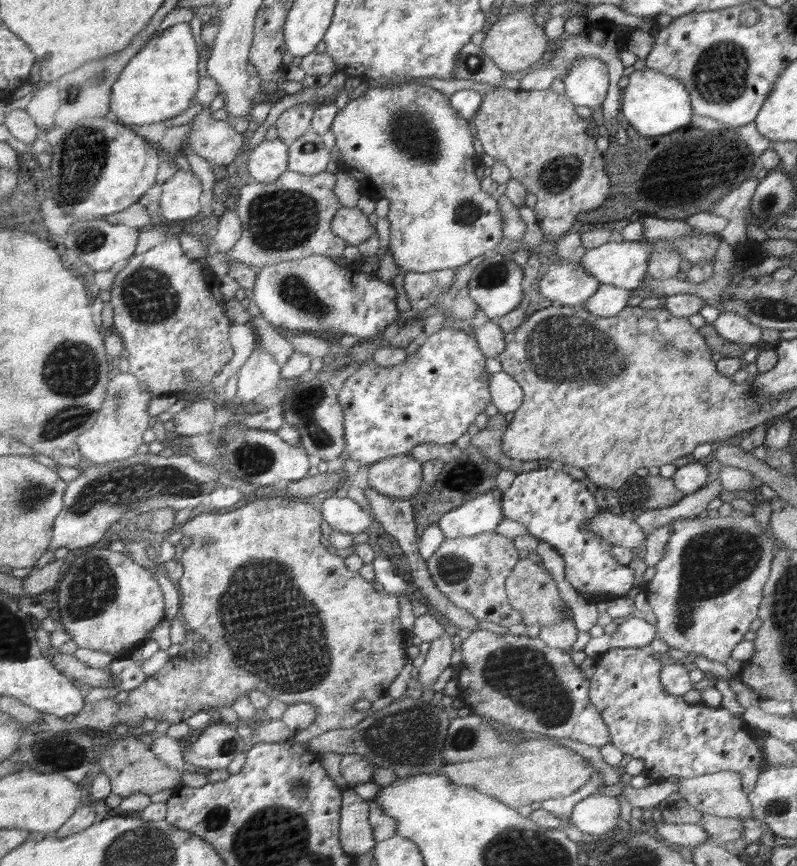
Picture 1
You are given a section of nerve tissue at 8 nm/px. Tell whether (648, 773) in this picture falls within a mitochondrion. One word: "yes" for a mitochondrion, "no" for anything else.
no

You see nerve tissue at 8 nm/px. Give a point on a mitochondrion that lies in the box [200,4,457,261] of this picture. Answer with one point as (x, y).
(286, 219)

